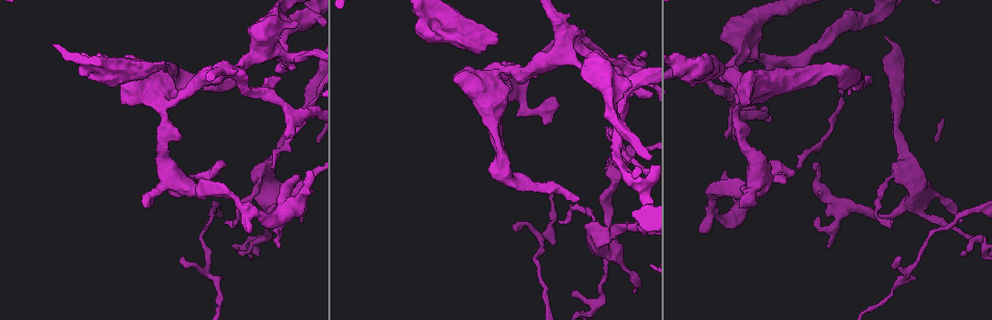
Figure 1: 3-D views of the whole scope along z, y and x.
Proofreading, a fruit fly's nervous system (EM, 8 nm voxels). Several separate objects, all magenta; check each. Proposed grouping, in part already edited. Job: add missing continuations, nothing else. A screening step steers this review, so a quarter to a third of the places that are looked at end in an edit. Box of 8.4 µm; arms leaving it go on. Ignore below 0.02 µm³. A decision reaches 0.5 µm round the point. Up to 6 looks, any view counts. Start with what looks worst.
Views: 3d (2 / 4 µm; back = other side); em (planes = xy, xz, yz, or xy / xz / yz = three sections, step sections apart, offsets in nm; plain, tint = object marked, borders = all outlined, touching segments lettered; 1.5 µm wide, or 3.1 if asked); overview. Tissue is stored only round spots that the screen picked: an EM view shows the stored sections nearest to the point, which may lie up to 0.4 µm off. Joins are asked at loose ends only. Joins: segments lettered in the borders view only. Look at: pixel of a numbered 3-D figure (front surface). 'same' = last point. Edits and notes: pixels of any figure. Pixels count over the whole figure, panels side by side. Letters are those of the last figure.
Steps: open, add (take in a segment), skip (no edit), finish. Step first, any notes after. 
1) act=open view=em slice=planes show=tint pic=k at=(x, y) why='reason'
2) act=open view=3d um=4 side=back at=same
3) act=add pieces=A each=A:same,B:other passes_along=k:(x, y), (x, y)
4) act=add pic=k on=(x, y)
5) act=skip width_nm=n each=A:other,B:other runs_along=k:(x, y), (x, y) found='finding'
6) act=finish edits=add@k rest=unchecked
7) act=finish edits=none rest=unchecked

act=open view=em slice=yz step=8 show=borders pic=1 at=(572, 201)

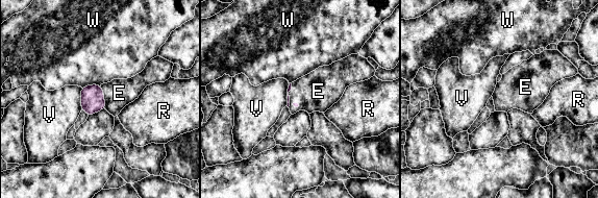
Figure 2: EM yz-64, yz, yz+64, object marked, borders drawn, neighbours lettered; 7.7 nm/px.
act=add pieces=E each=E:same,R:other,V:other,W:other found='it goes on there'

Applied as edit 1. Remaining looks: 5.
act=open view=em slice=planes show=borders pic=1 at=(163, 63) why='thick end'

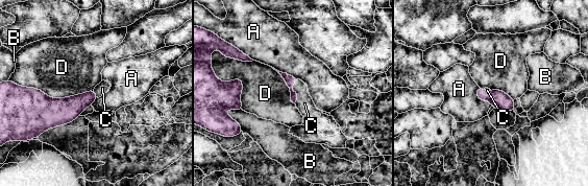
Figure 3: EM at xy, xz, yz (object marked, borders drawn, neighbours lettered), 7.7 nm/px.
act=add pieces=C each=A:other,B:other,C:same,D:other passes_along=3:(289, 79), (294, 91), (304, 103) found='the neuron continues'

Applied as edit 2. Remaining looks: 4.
act=open view=em slice=yz step=8 show=borders pic=1 at=(288, 137) why='an open end'

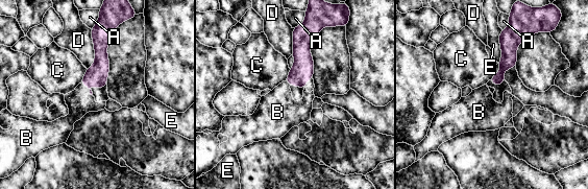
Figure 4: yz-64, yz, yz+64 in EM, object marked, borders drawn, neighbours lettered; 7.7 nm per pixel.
act=open view=em slice=planes show=borders at=same

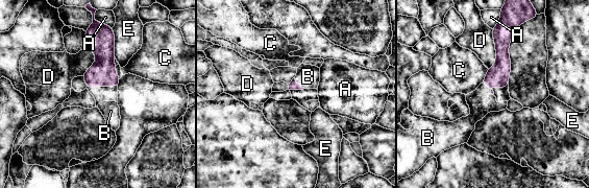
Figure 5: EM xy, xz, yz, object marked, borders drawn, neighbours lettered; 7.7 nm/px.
act=add pieces=B each=A:other,B:same,C:other,D:other,E:other found='it goes on there'

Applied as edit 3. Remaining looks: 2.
act=finish edits=add@2,add@3,add@5 rest=unchecked

